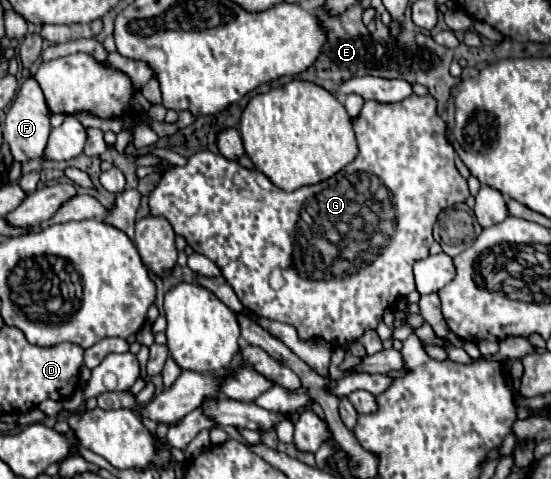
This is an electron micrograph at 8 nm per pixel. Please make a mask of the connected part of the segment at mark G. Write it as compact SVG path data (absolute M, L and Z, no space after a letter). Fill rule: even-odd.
M412 94L408 100L402 100L396 104L366 102L362 106L360 114L352 120L352 124L354 124L354 132L356 132L358 148L360 148L358 156L348 166L344 166L338 174L334 174L332 178L328 178L320 184L302 186L294 192L284 192L284 190L276 188L262 172L244 168L234 160L228 160L220 154L212 154L212 152L204 150L204 152L192 154L184 166L172 166L170 170L166 170L162 174L158 186L148 194L150 214L166 218L170 222L172 230L178 236L182 236L188 242L188 246L194 248L194 252L208 256L220 268L222 276L228 280L228 284L234 288L238 300L246 308L250 308L256 314L266 316L270 320L278 320L278 322L294 326L300 340L318 340L320 338L320 340L330 342L334 346L340 346L344 342L352 342L352 340L360 338L366 330L374 330L382 322L382 316L386 310L394 308L400 298L406 298L410 292L416 290L414 276L412 276L412 264L416 260L428 256L428 248L434 242L432 226L434 226L438 214L448 206L454 206L458 202L466 202L466 198L470 196L466 178L460 176L460 172L456 170L456 164L454 164L456 152L446 138L446 122L436 114L436 100L430 94L428 96ZM274 268L280 268L282 276L284 276L284 286L280 290L272 290L268 286L268 276Z

